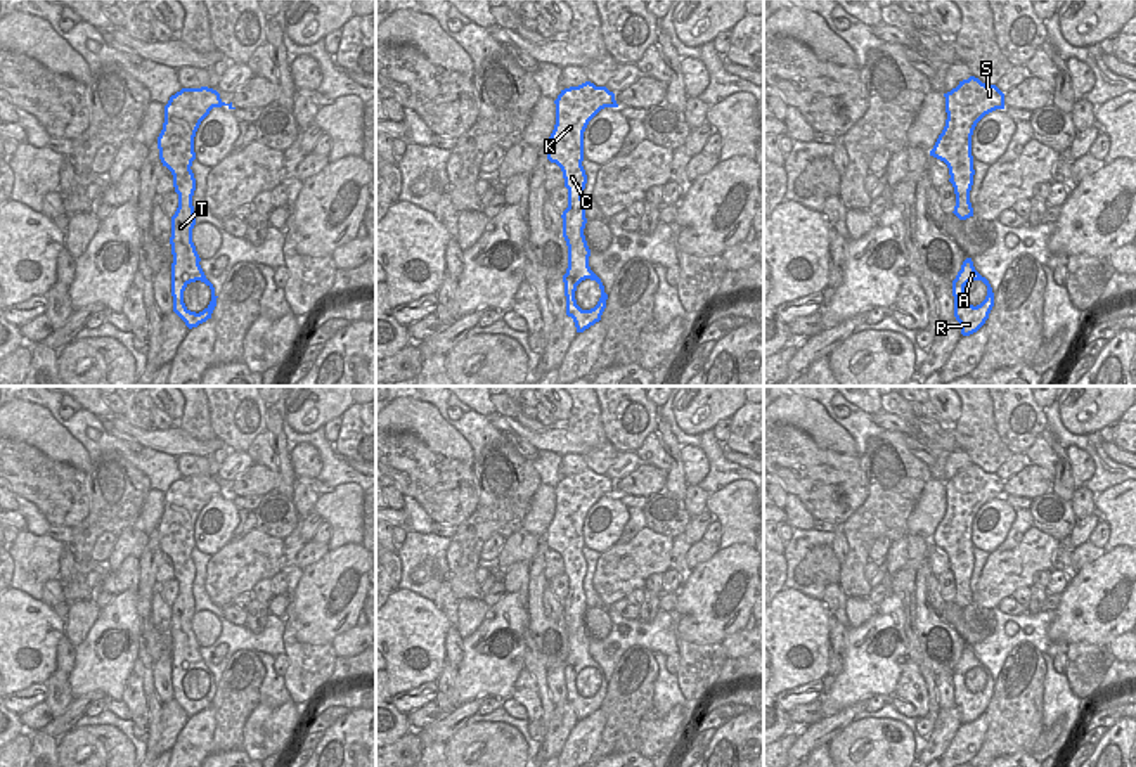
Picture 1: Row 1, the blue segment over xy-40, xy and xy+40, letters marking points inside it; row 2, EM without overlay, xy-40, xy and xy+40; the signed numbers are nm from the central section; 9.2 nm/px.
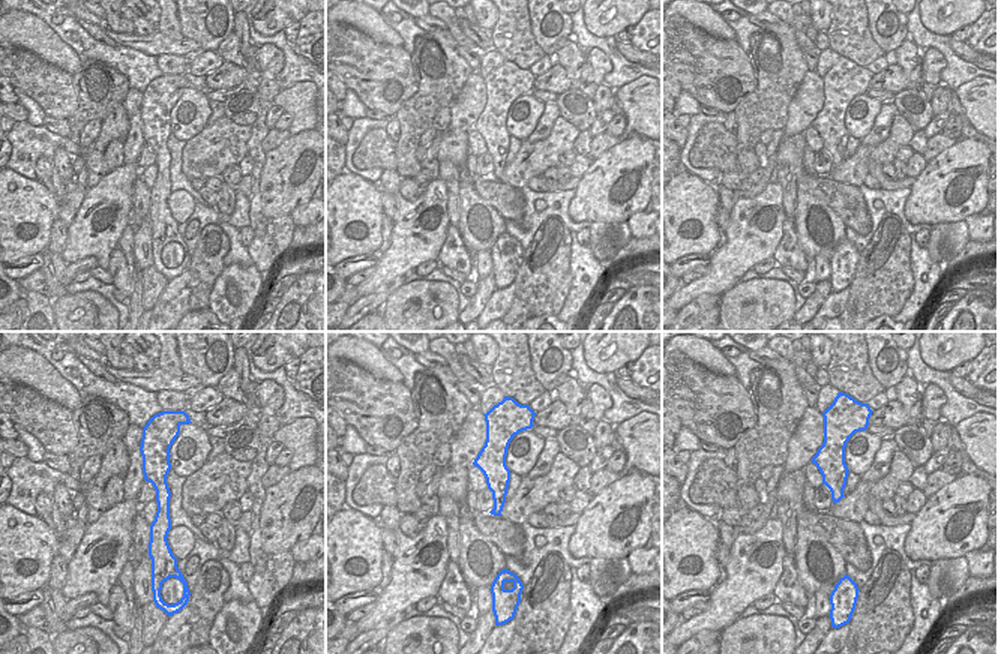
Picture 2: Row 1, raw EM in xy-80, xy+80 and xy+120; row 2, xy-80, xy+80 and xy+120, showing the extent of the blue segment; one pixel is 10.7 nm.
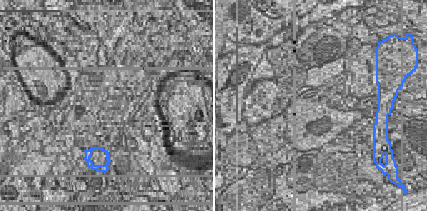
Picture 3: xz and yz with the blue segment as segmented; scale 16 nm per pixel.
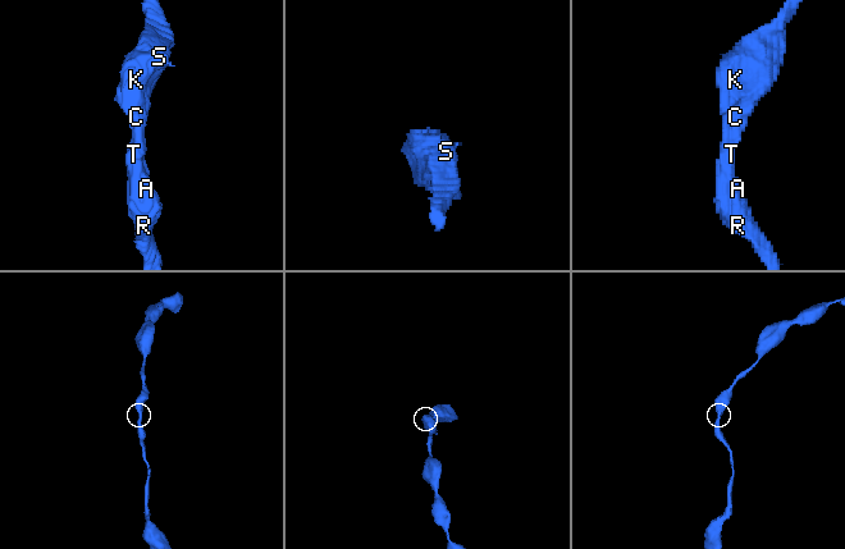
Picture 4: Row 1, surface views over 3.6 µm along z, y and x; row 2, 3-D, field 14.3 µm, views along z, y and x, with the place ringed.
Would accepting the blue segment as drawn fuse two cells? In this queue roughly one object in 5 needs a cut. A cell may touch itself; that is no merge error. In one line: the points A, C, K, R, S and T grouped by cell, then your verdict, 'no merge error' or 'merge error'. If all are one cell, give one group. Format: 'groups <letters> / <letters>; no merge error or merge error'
groups A C K R S T; no merge error

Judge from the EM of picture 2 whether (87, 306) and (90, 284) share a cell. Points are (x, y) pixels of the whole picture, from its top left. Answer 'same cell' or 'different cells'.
different cells

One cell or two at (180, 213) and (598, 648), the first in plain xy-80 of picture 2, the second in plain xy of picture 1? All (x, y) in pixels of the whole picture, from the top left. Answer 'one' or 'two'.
two

